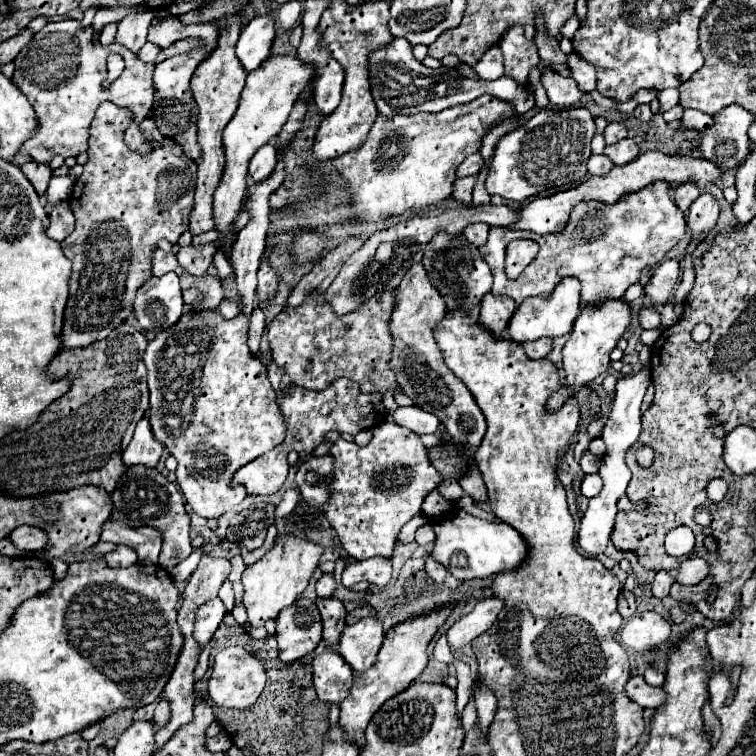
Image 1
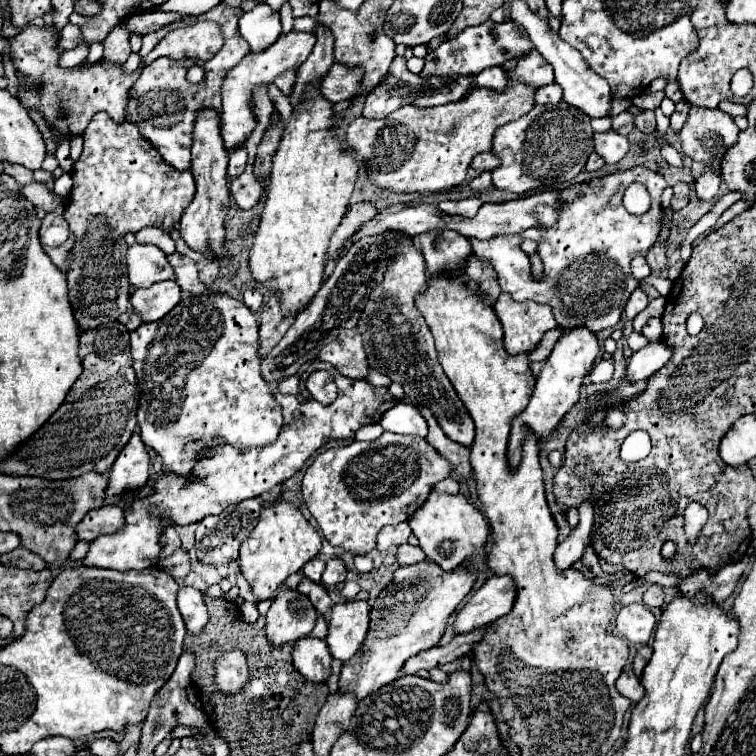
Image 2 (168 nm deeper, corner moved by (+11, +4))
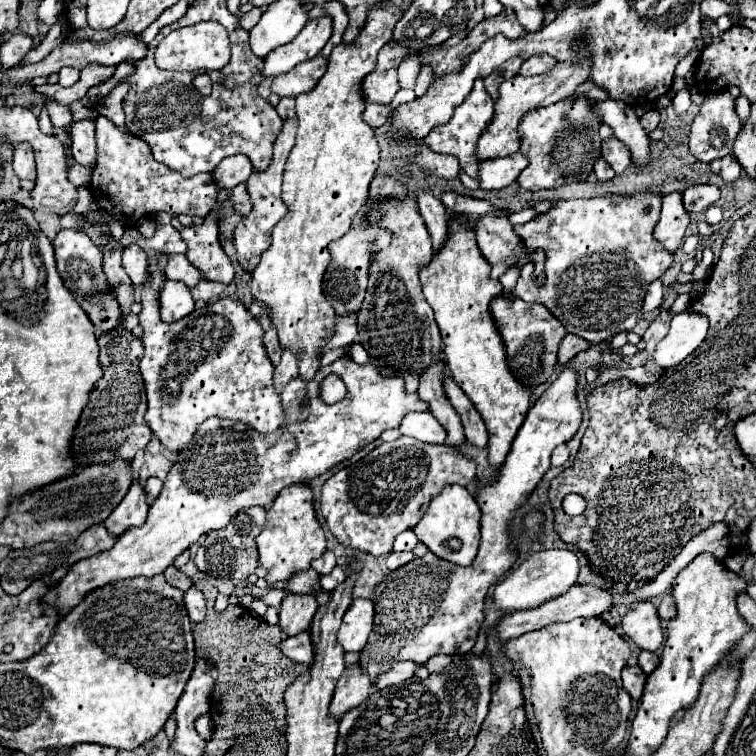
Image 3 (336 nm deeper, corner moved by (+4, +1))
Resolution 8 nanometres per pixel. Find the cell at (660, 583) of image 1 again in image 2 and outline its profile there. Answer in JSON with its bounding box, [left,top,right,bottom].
[643,585,665,609]

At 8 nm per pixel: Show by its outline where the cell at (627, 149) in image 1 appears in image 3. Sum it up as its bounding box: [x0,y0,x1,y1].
[602,136,632,174]

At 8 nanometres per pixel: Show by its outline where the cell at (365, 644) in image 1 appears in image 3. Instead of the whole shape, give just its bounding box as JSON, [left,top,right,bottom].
[338,598,374,652]

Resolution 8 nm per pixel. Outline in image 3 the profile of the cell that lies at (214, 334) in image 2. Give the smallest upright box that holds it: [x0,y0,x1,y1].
[138,224,284,452]

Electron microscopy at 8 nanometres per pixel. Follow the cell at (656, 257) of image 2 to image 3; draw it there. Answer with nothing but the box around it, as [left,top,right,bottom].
[654,194,690,254]

